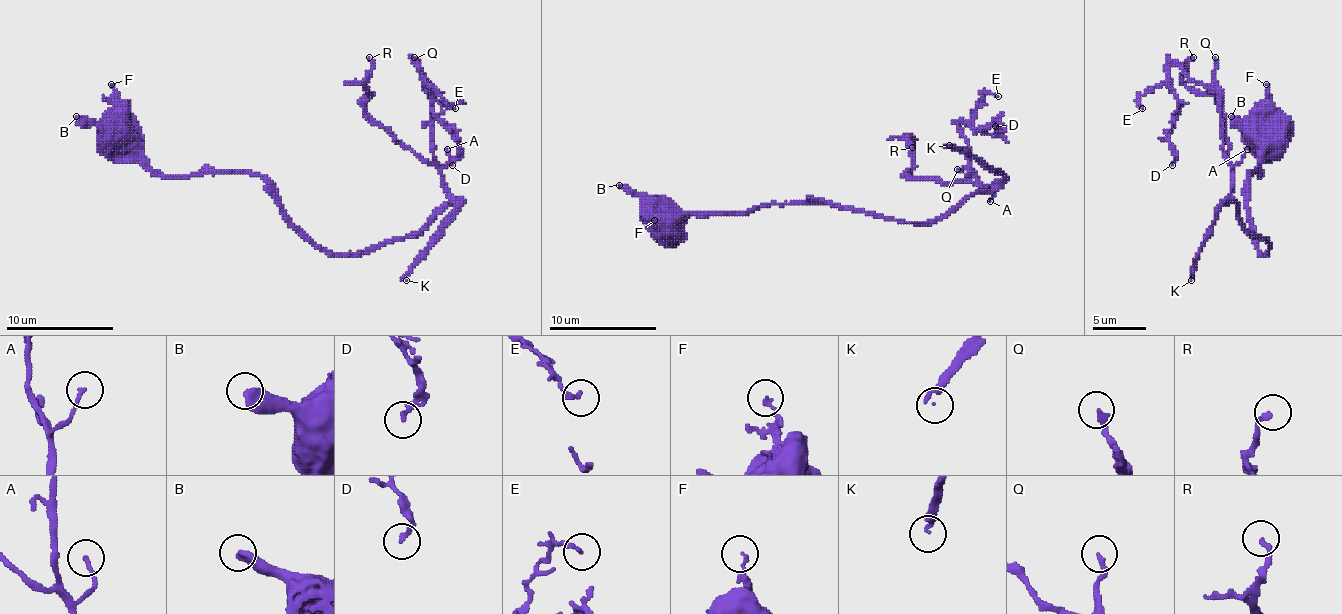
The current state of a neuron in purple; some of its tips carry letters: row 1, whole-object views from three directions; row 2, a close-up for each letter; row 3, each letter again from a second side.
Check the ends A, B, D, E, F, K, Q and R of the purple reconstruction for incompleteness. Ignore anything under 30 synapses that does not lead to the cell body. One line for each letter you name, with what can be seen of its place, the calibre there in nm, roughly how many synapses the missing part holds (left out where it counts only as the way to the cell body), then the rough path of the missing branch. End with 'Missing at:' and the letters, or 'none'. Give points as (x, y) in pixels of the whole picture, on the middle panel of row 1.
K: Place: (949, 145). Thickness 160 nm. Roughly 800 synapses
Missing at: K

